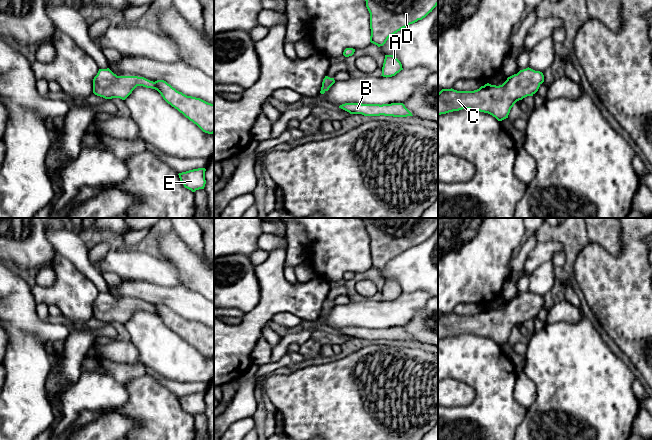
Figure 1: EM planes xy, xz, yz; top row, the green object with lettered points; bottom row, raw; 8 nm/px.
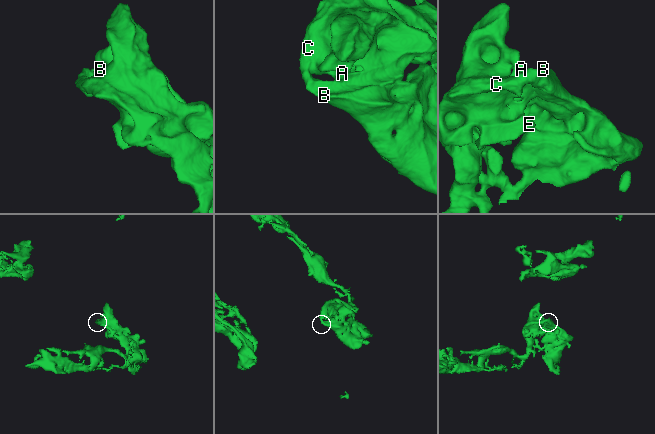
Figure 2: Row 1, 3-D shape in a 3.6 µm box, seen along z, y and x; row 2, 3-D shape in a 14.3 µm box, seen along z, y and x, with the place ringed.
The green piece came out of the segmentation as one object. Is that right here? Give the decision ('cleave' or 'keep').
keep

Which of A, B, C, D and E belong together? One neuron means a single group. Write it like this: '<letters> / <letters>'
A B C D E

